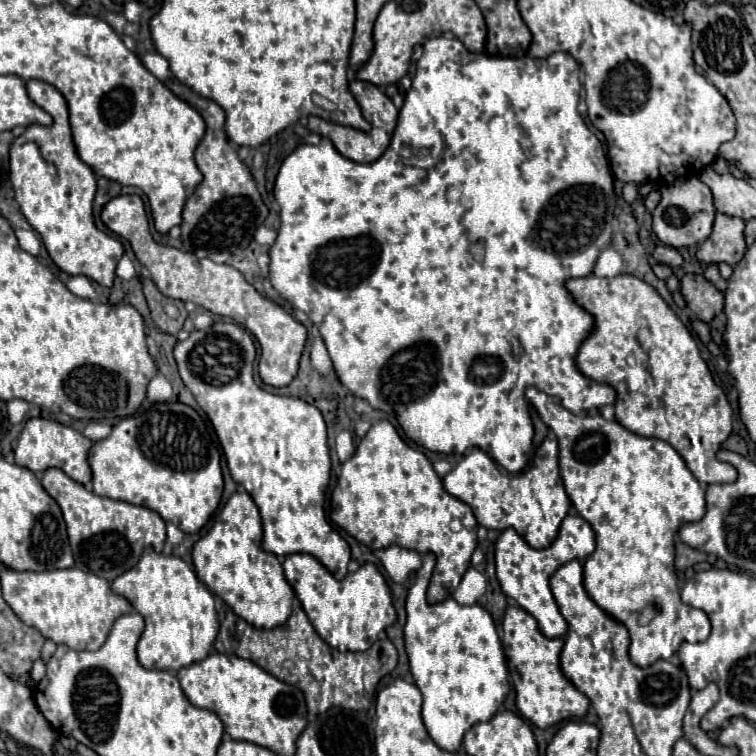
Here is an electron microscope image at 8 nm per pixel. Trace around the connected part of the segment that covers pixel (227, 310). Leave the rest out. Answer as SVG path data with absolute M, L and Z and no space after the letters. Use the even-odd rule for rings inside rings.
M137 194L117 196L109 200L101 212L101 220L109 230L131 242L137 260L149 268L153 282L165 296L179 298L183 302L191 300L203 306L205 310L219 316L229 316L235 322L239 322L243 328L247 328L261 344L259 374L265 384L287 386L295 378L307 342L307 328L301 322L297 322L291 314L287 314L279 304L261 296L243 278L239 270L235 270L229 264L217 264L209 260L209 257L197 258L195 254L181 252L173 246L157 244L149 232L149 220L145 214L143 200Z

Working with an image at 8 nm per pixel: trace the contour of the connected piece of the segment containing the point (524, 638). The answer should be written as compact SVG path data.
M509 606L507 612L505 612L505 618L503 618L503 650L505 650L505 656L509 660L509 664L517 670L521 682L515 686L515 704L517 704L517 710L521 716L529 720L531 724L535 724L537 728L549 728L565 718L581 718L587 714L589 710L589 698L579 692L561 672L561 666L559 666L559 654L561 654L561 648L563 648L563 638L547 638L543 636L543 632L539 630L537 626L537 620L525 612L523 608L519 606Z

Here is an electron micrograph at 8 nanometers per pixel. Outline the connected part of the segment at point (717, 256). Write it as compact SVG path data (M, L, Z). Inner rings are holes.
M725 214L715 216L713 234L699 246L697 260L699 262L727 262L729 266L735 266L745 250L745 222L741 218L731 218Z

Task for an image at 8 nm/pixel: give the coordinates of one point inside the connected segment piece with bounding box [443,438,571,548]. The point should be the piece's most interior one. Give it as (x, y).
(534, 502)

